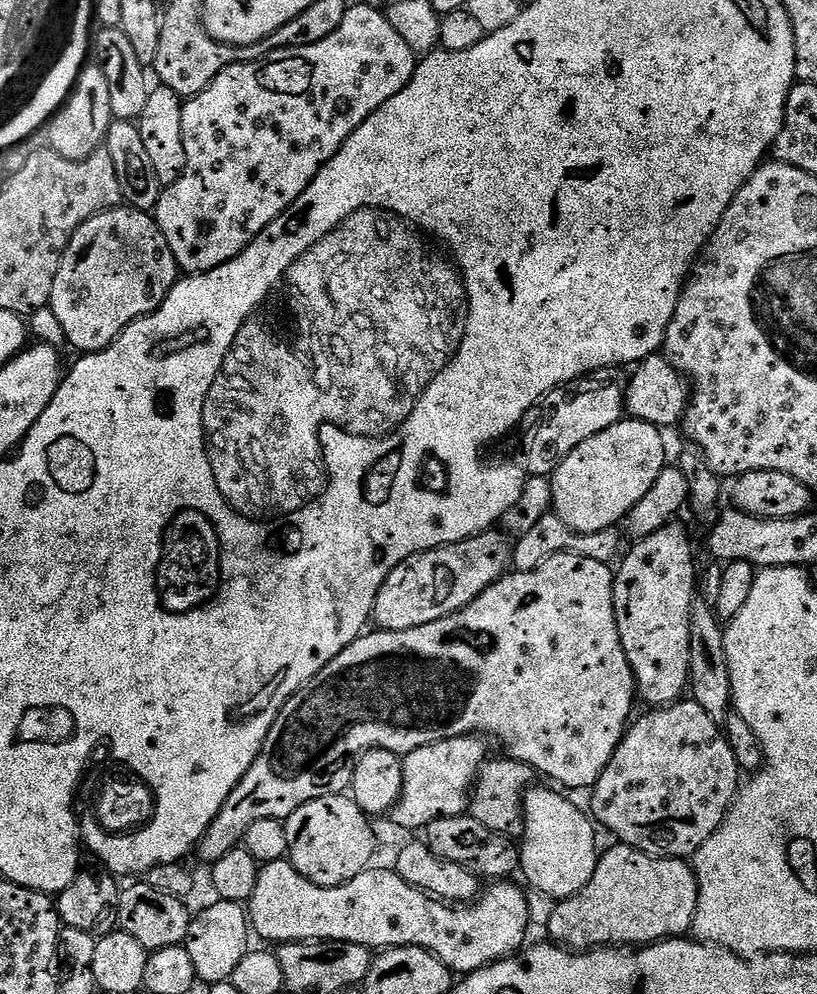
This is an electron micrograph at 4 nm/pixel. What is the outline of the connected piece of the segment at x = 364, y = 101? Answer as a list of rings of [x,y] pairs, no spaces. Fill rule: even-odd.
[[[364,2],[364,4],[354,5],[353,8],[351,5],[345,11],[342,26],[338,26],[338,30],[330,34],[330,38],[322,42],[314,42],[310,46],[277,48],[262,60],[251,60],[249,64],[230,66],[222,70],[222,74],[218,74],[218,78],[214,78],[214,82],[210,82],[206,90],[185,99],[182,110],[182,142],[186,146],[186,170],[182,178],[178,178],[178,182],[167,185],[161,191],[160,201],[154,209],[156,225],[162,230],[177,265],[188,274],[209,272],[230,262],[239,252],[243,252],[263,228],[277,220],[308,189],[312,179],[319,174],[321,168],[332,161],[334,154],[348,141],[350,134],[358,130],[358,126],[362,126],[362,122],[366,122],[366,118],[370,118],[374,110],[390,102],[390,98],[394,98],[398,90],[407,86],[412,75],[416,73],[417,63],[417,53],[412,52],[410,46],[406,46],[406,42],[402,42],[398,30],[390,26],[387,15],[381,9],[372,7],[371,3]]]

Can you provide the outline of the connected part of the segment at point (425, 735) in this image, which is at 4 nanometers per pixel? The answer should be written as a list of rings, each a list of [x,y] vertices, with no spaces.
[[[564,551],[554,554],[529,572],[509,571],[499,580],[495,580],[485,592],[474,598],[464,608],[436,622],[430,622],[429,625],[414,626],[414,630],[398,630],[397,632],[372,630],[357,638],[350,646],[346,646],[346,650],[342,650],[342,654],[335,656],[310,683],[305,684],[284,703],[274,726],[270,726],[270,734],[266,738],[264,749],[252,763],[250,770],[246,770],[242,782],[238,782],[230,798],[226,798],[218,818],[214,818],[214,822],[208,827],[208,833],[200,841],[198,853],[200,852],[201,858],[208,860],[207,862],[215,862],[218,858],[222,858],[222,854],[237,848],[243,841],[246,830],[250,830],[250,826],[254,826],[254,822],[262,818],[274,816],[278,820],[285,821],[290,814],[294,814],[294,810],[298,810],[298,806],[306,806],[306,802],[314,798],[347,793],[352,787],[352,775],[358,758],[371,748],[390,750],[403,758],[408,753],[439,740],[483,734],[485,737],[493,736],[494,739],[501,740],[505,750],[508,751],[505,753],[511,759],[530,765],[533,773],[540,775],[541,772],[542,775],[549,776],[553,780],[549,780],[553,785],[564,790],[569,790],[568,788],[591,790],[598,782],[598,778],[602,778],[602,770],[606,770],[606,762],[614,758],[614,750],[619,746],[620,739],[624,737],[626,725],[634,716],[632,703],[637,703],[638,700],[636,679],[626,656],[626,650],[622,650],[622,638],[618,634],[612,593],[613,583],[614,572],[607,563],[594,561],[593,558],[584,557],[577,552]]]

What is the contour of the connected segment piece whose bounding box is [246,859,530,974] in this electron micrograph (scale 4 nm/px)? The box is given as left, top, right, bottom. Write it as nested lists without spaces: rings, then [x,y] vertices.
[[[287,859],[275,860],[261,867],[258,874],[258,882],[254,886],[254,894],[252,899],[247,901],[246,907],[250,917],[250,928],[253,933],[256,932],[264,940],[273,940],[273,945],[289,944],[295,940],[341,940],[342,942],[354,942],[361,944],[373,950],[383,950],[386,948],[424,948],[427,952],[434,952],[438,959],[451,968],[453,973],[467,974],[476,972],[480,968],[486,967],[488,964],[495,964],[496,961],[504,959],[506,956],[513,955],[525,947],[526,939],[524,935],[530,929],[530,921],[528,919],[528,892],[520,889],[518,885],[512,884],[516,882],[492,882],[481,891],[475,900],[471,901],[467,906],[453,906],[451,903],[445,902],[427,892],[423,892],[420,888],[416,888],[413,884],[408,884],[394,870],[388,872],[384,868],[369,867],[367,872],[358,874],[358,878],[354,878],[350,882],[346,882],[342,886],[334,886],[331,890],[326,890],[322,886],[318,886],[314,882],[310,882],[302,874],[298,874],[298,870],[289,864]]]

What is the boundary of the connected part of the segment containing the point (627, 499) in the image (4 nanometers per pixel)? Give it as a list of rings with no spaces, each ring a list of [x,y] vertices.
[[[625,418],[614,426],[594,434],[565,458],[550,479],[552,508],[574,533],[596,532],[615,528],[628,511],[654,486],[666,466],[665,433],[645,420]]]

